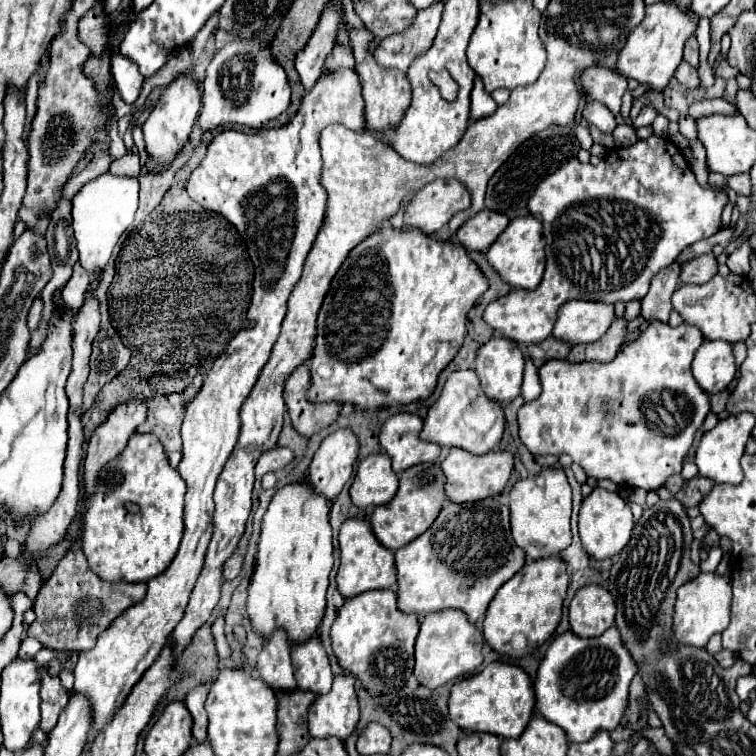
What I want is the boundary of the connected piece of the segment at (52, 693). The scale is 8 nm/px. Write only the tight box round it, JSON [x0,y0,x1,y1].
[40,671,68,733]

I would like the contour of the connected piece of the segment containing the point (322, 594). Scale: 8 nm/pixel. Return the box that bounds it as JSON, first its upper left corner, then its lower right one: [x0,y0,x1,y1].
[246,481,334,645]

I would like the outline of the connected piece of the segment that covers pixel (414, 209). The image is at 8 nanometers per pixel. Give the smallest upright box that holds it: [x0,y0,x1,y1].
[404,181,472,235]

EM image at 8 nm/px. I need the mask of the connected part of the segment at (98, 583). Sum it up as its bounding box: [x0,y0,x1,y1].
[28,543,146,651]

